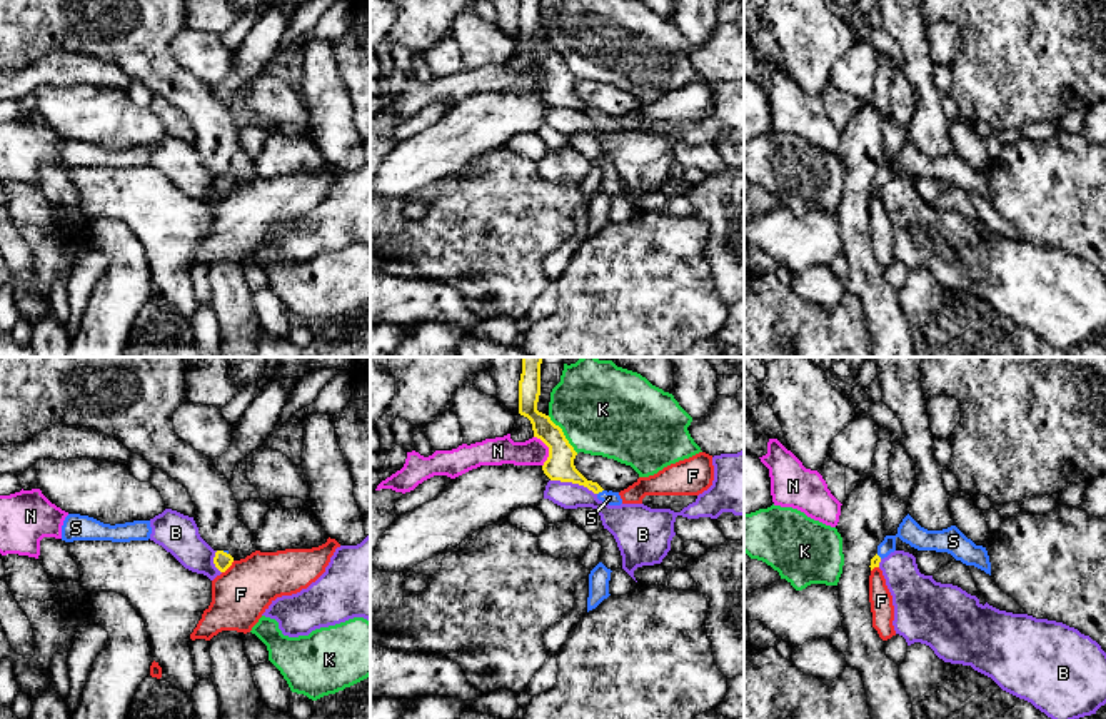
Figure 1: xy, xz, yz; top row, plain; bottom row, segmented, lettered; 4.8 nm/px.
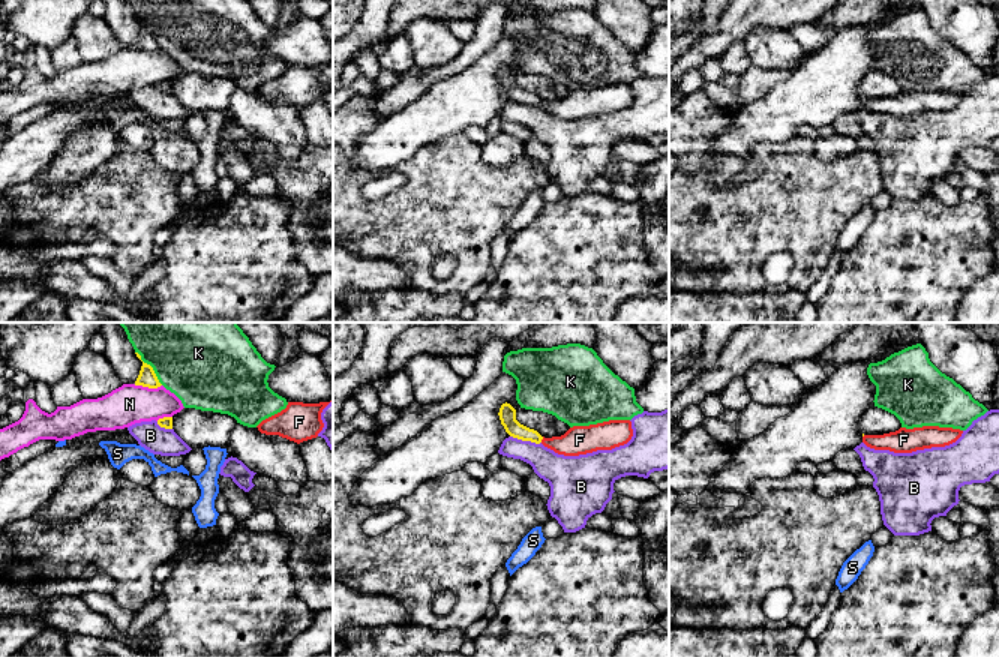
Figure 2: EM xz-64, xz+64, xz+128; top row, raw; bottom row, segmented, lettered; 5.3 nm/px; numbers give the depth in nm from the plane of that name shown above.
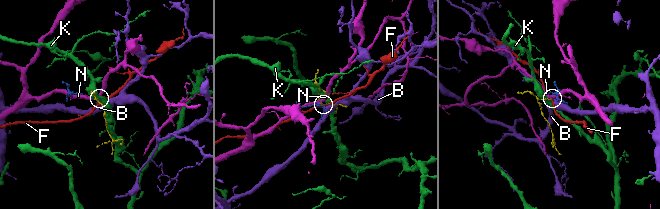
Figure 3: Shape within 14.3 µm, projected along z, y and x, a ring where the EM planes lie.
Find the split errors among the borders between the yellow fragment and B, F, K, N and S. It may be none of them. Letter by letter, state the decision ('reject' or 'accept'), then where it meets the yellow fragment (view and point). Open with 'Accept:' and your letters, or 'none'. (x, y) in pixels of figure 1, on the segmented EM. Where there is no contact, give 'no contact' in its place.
Accept: S
B: reject | xz (574, 482)
F: reject | xy (227, 568)
K: reject | xz (563, 434)
N: reject | xz (549, 451)
S: accept | xz (599, 491)

